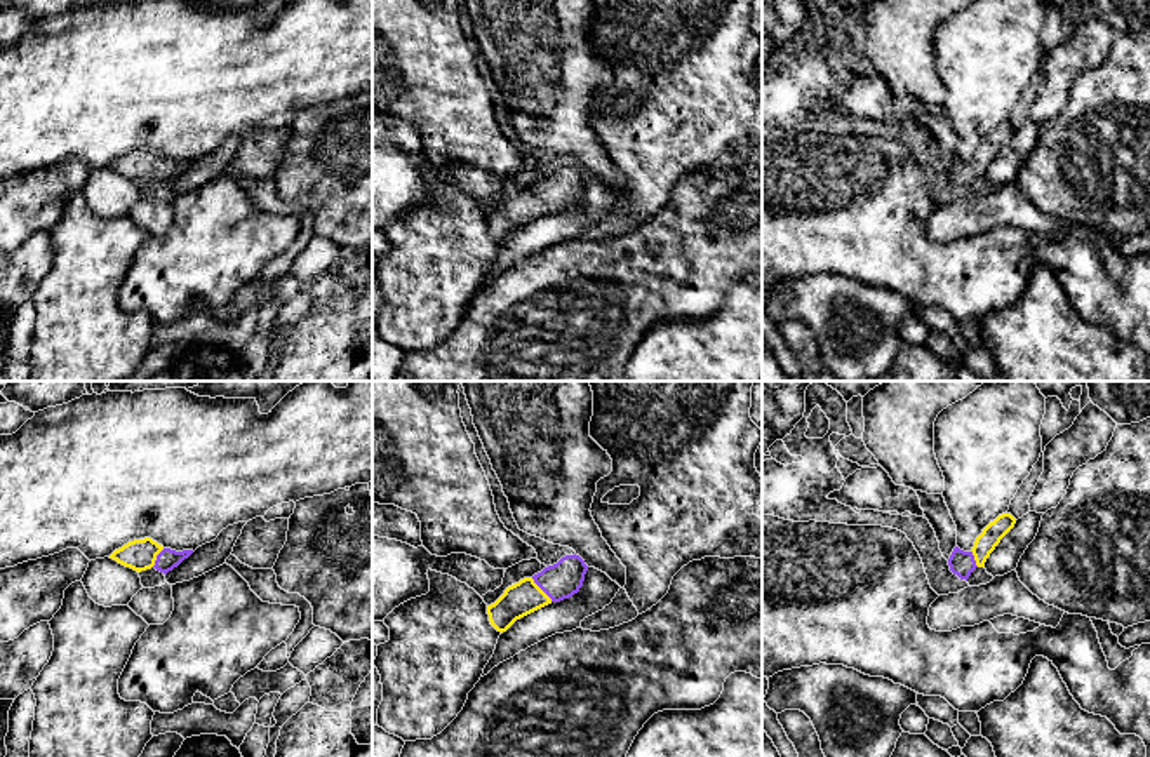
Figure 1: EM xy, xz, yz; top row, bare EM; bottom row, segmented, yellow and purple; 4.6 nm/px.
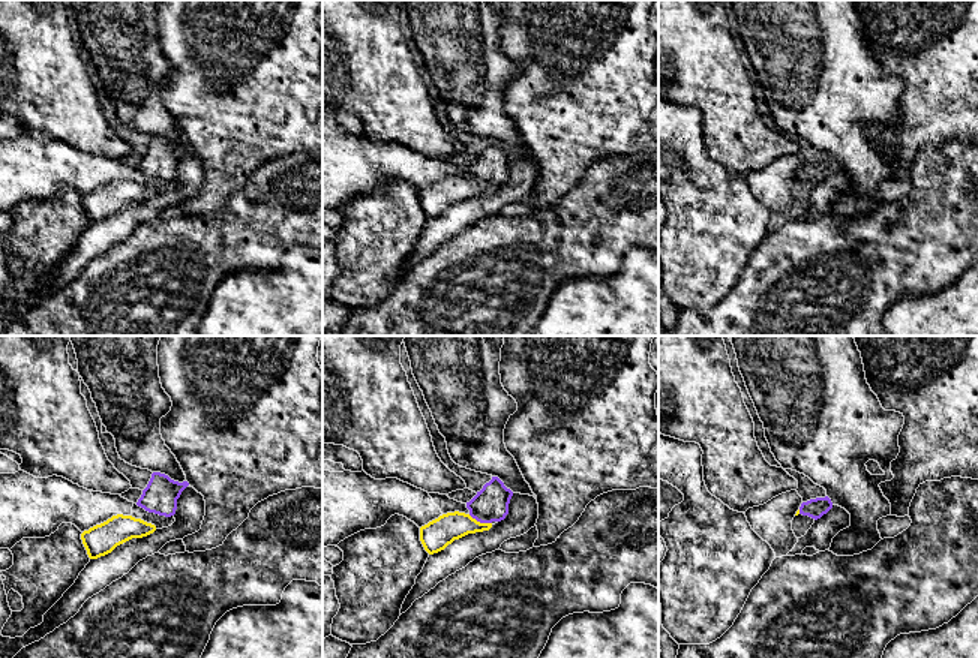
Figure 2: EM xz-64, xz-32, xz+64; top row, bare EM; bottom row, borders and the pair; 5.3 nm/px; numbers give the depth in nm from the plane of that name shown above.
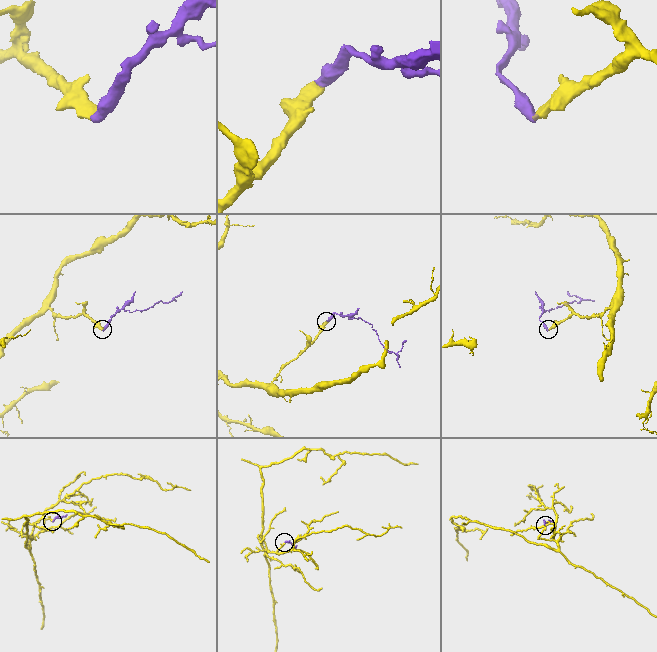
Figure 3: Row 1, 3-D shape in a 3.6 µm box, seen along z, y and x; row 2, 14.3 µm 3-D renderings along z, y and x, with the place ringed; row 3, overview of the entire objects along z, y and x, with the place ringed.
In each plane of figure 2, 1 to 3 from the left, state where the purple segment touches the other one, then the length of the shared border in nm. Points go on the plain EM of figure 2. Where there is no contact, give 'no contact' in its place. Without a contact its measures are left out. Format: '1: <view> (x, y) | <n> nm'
1: no contact
2: xz-32 (479, 186) | 140 nm
3: xz+64 (798, 176) | 30 nm

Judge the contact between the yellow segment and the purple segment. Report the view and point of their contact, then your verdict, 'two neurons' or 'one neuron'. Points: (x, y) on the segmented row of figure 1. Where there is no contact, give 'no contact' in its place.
xz (541, 590) | one neuron

